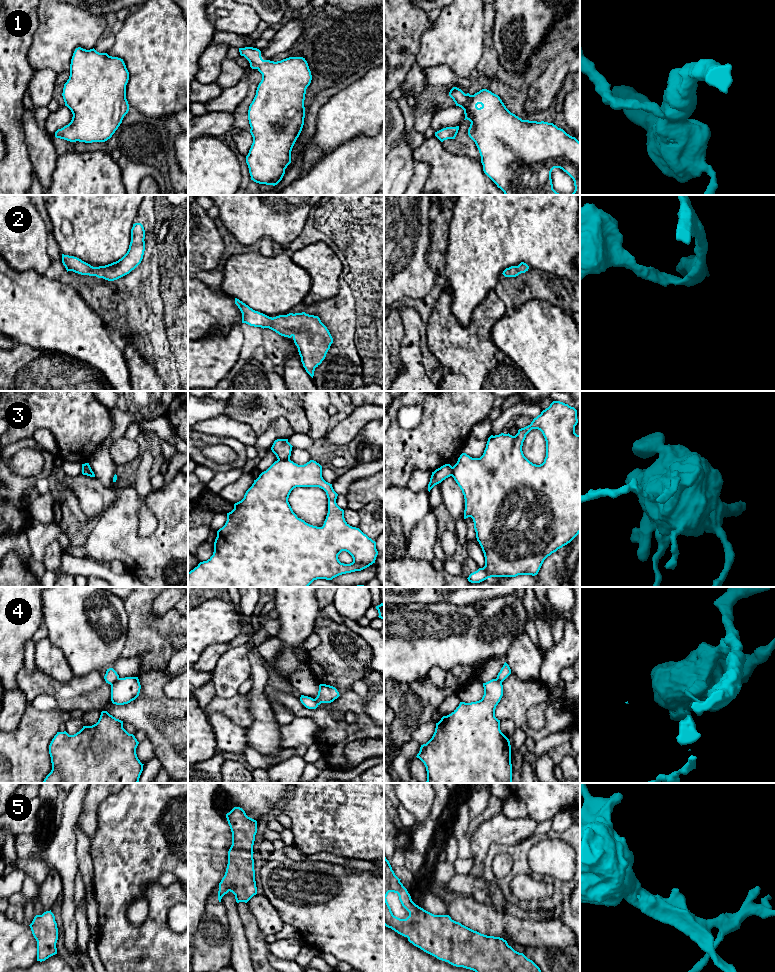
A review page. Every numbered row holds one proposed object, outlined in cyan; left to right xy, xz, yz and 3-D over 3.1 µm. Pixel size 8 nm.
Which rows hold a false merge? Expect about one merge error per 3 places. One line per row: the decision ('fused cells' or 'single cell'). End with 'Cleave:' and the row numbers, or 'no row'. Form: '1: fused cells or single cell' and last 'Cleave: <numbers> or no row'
1: single cell
2: single cell
3: fused cells
4: fused cells
5: single cell
Cleave: 3, 4

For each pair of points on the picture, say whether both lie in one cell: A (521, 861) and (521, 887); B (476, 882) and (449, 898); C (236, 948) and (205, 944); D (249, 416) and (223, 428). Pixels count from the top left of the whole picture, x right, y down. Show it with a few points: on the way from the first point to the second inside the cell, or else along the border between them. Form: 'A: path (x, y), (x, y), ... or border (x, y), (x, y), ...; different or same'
A: border (541, 878), (518, 874), (510, 883), (510, 891); different
B: border (446, 884), (451, 891), (470, 895); different
C: border (228, 924), (231, 961); different
D: border (228, 415), (245, 422), (257, 435); different

